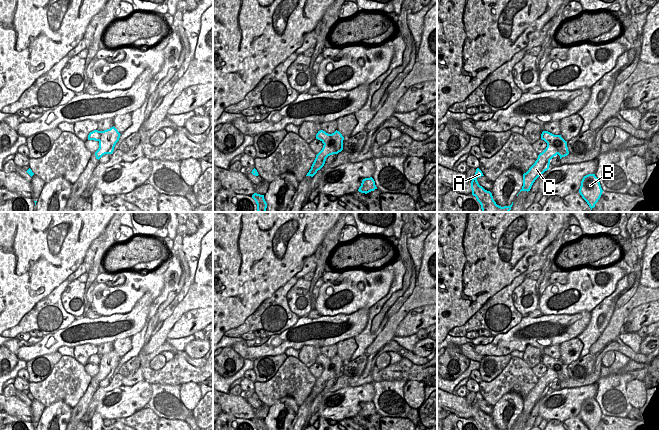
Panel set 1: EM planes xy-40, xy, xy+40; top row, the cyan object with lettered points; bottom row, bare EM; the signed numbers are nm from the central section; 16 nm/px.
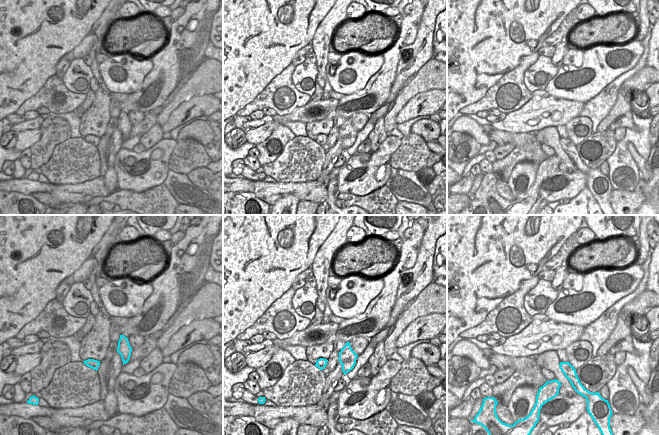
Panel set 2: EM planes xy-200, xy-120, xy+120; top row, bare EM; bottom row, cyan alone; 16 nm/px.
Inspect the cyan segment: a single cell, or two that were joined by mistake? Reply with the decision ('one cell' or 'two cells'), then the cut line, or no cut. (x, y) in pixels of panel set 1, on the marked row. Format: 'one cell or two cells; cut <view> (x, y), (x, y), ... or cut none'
two cells; cut xy+40 (547, 144), (552, 144), (558, 153)

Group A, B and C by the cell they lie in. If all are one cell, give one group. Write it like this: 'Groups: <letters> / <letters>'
Groups: A C / B.

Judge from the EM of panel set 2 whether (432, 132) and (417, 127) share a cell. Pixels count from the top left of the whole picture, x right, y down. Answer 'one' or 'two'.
one

